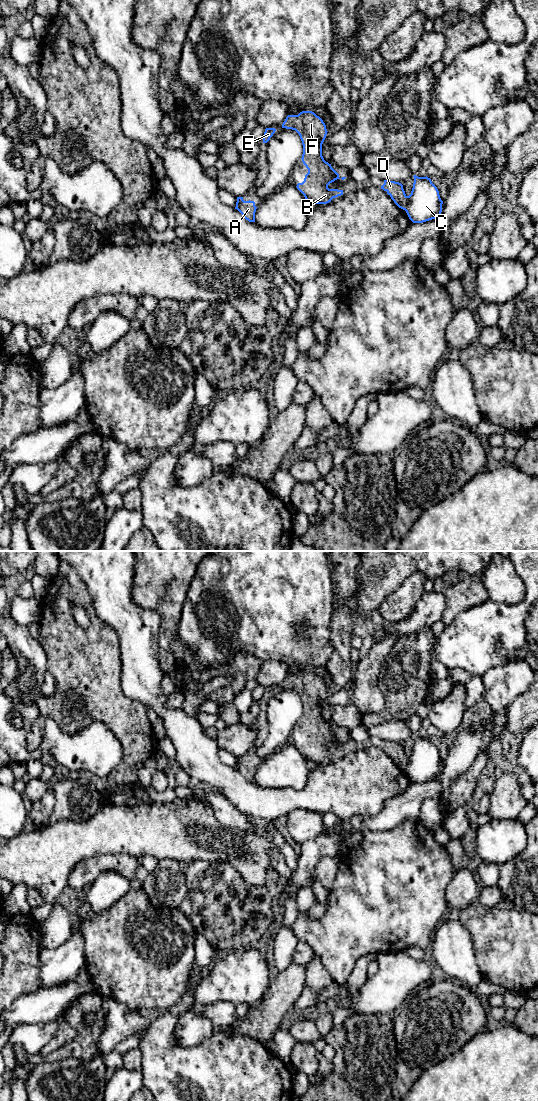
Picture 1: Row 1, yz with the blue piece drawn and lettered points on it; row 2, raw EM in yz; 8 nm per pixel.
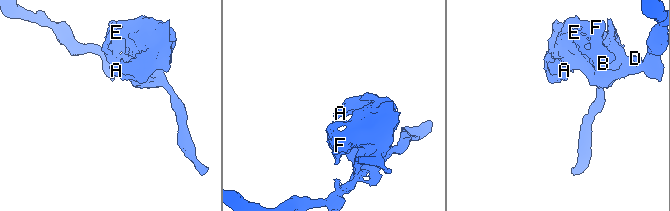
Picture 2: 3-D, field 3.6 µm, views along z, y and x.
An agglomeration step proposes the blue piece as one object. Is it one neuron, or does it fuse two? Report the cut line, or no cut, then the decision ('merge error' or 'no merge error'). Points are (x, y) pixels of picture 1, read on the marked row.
cut yz (407, 196), (407, 206), (404, 209); merge error

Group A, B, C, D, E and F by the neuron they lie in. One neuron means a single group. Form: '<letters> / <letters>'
A B D E F / C

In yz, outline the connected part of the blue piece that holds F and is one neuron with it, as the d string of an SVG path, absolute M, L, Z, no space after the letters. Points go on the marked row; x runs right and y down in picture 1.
M302 111L298 115L288 115L282 128L295 130L302 141L301 159L308 173L296 187L309 204L327 204L343 195L343 190L328 188L330 183L340 178L322 156L322 144L328 132L323 120L312 111Z

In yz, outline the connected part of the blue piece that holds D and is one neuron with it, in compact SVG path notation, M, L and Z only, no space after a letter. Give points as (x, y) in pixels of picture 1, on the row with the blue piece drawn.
M384 180L381 189L387 192L394 203L401 209L405 210L407 207L407 196L403 189L403 185L399 182Z

